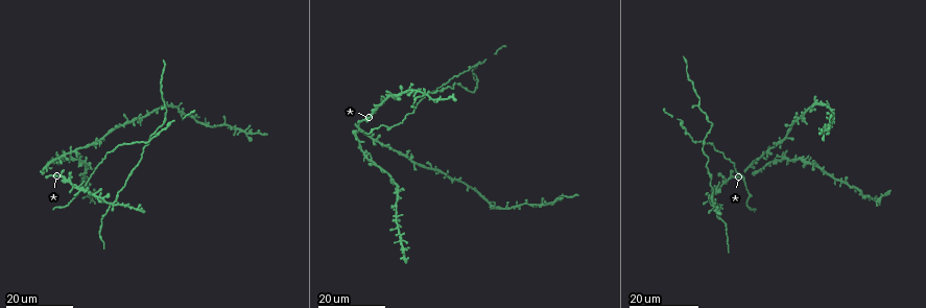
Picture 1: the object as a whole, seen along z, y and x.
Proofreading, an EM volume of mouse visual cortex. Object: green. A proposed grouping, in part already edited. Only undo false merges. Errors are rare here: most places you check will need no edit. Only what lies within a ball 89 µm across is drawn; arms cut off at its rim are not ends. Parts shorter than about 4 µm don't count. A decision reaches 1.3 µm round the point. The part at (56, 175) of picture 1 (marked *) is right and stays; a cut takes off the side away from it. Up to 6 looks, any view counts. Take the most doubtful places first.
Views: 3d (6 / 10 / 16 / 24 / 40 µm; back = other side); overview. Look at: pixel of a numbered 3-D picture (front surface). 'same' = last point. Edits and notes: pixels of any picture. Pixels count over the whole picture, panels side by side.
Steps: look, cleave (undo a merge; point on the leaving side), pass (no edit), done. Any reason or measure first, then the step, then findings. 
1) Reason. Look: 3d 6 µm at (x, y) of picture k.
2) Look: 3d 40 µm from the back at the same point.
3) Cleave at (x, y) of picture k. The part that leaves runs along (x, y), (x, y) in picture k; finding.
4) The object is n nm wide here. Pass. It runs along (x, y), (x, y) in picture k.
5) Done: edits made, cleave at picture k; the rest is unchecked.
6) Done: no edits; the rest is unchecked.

Look: 3d 16 µm at (113, 205) of picture 1.

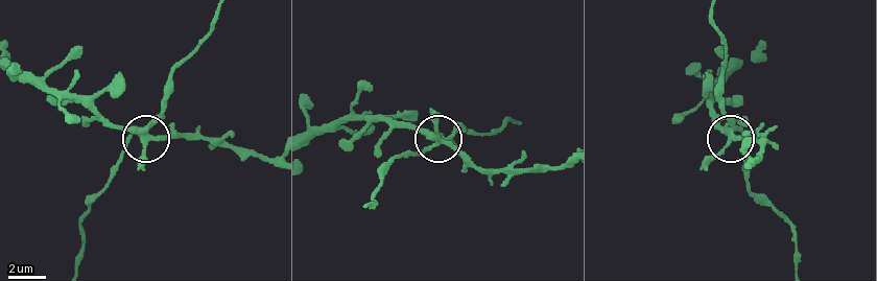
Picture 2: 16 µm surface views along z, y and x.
Closer look. Look: 3d 10 µm at (144, 130) of picture 2.

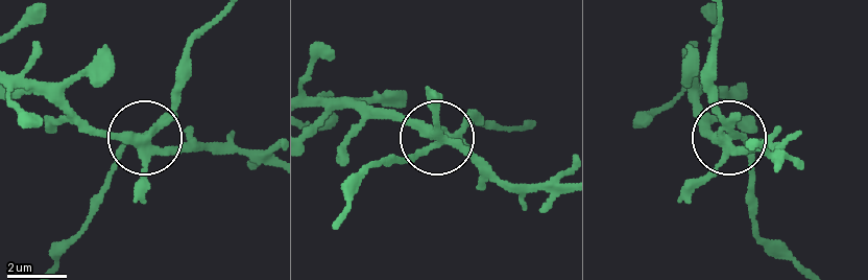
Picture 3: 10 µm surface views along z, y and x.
The side arm is 12 µm long. Pass. It runs along (17, 75), (54, 88), (99, 131), (167, 148), (209, 148) in picture 3; one neuron here.

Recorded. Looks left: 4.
Three-way junction. Look: 3d 16 µm at (704, 144) of picture 1.

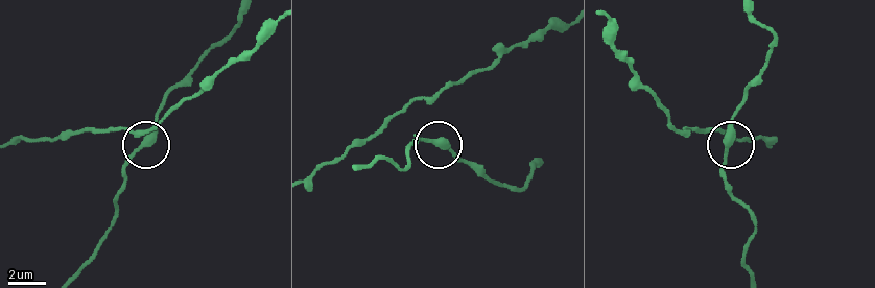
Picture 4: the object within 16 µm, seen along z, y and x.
Look: 3d 6 µm at (147, 141) of picture 4.

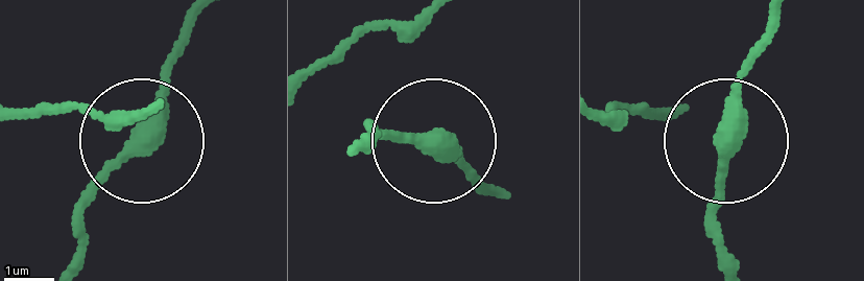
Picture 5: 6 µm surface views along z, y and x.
The object is 290 nm wide here. Pass. It runs along (733, 264), (717, 227), (717, 164), (749, 52), (774, 15) in picture 5; continuous, no second neuron.

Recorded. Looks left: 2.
Small branch off a trunk. Look: 3d 16 µm at (196, 119) of picture 1.

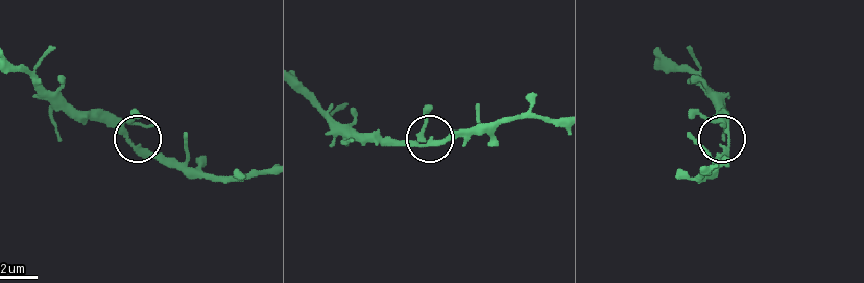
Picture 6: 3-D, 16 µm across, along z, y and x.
Look: 3d 10 µm at (728, 140) of picture 6.

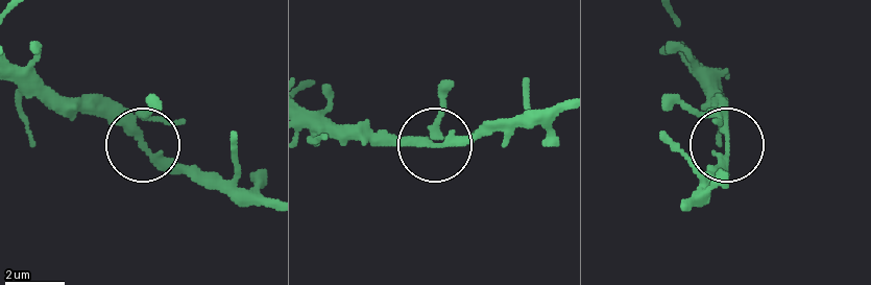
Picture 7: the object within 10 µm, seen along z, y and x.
The object is 210 nm wide here. Pass. It runs along (309, 111), (362, 136), (436, 143), (474, 141), (493, 123) in picture 7; one neuron here.

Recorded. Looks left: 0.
Done: no edits; the rest is unchecked.

